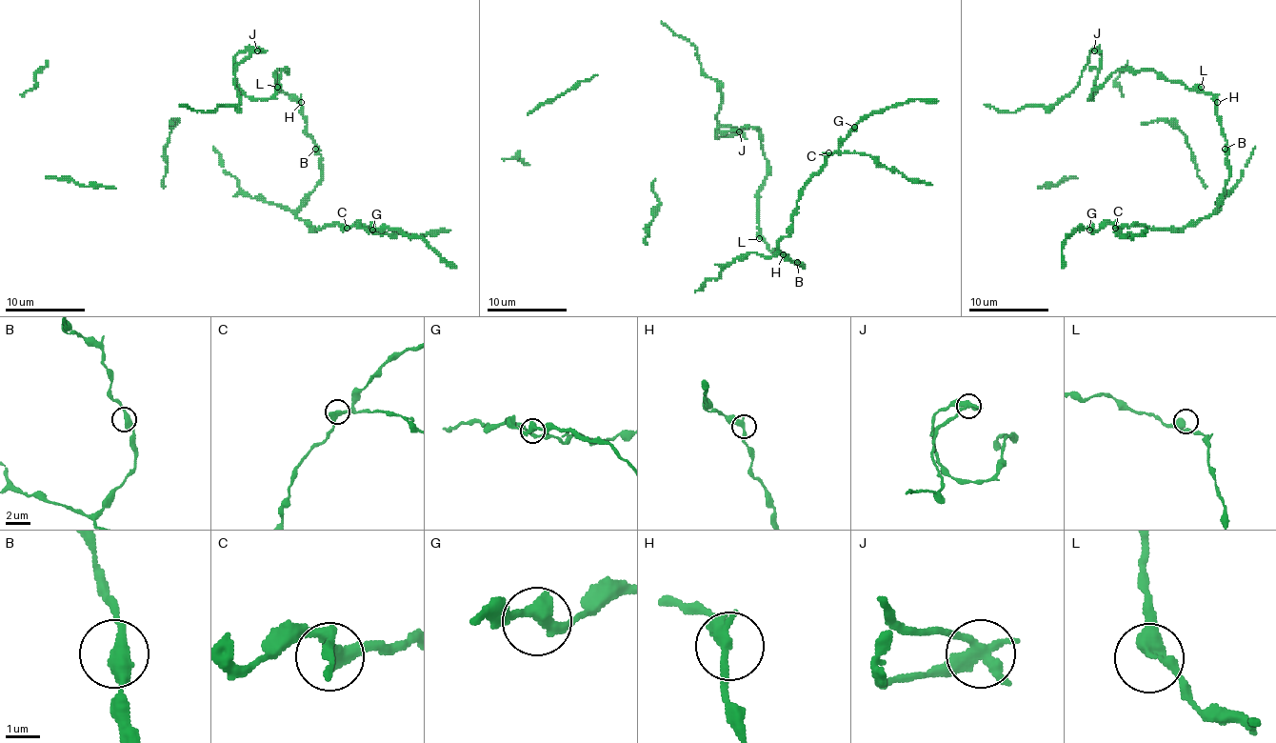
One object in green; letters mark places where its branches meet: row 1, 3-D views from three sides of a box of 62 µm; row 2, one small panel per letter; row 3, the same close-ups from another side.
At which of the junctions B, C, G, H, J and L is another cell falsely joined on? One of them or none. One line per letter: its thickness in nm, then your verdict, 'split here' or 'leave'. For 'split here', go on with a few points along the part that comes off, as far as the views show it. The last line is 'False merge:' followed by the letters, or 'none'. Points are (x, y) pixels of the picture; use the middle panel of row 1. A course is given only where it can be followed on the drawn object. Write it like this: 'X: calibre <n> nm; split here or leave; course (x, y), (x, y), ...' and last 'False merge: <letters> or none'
B: calibre 400 nm; leave
C: calibre 400 nm; leave
G: calibre 400 nm; leave
H: calibre 300 nm; leave
J: calibre 400 nm; split here; course (739, 130), (723, 127), (717, 119), (721, 105), (719, 85), (703, 71), (697, 50), (661, 21)
L: calibre 440 nm; leave
False merge: J

